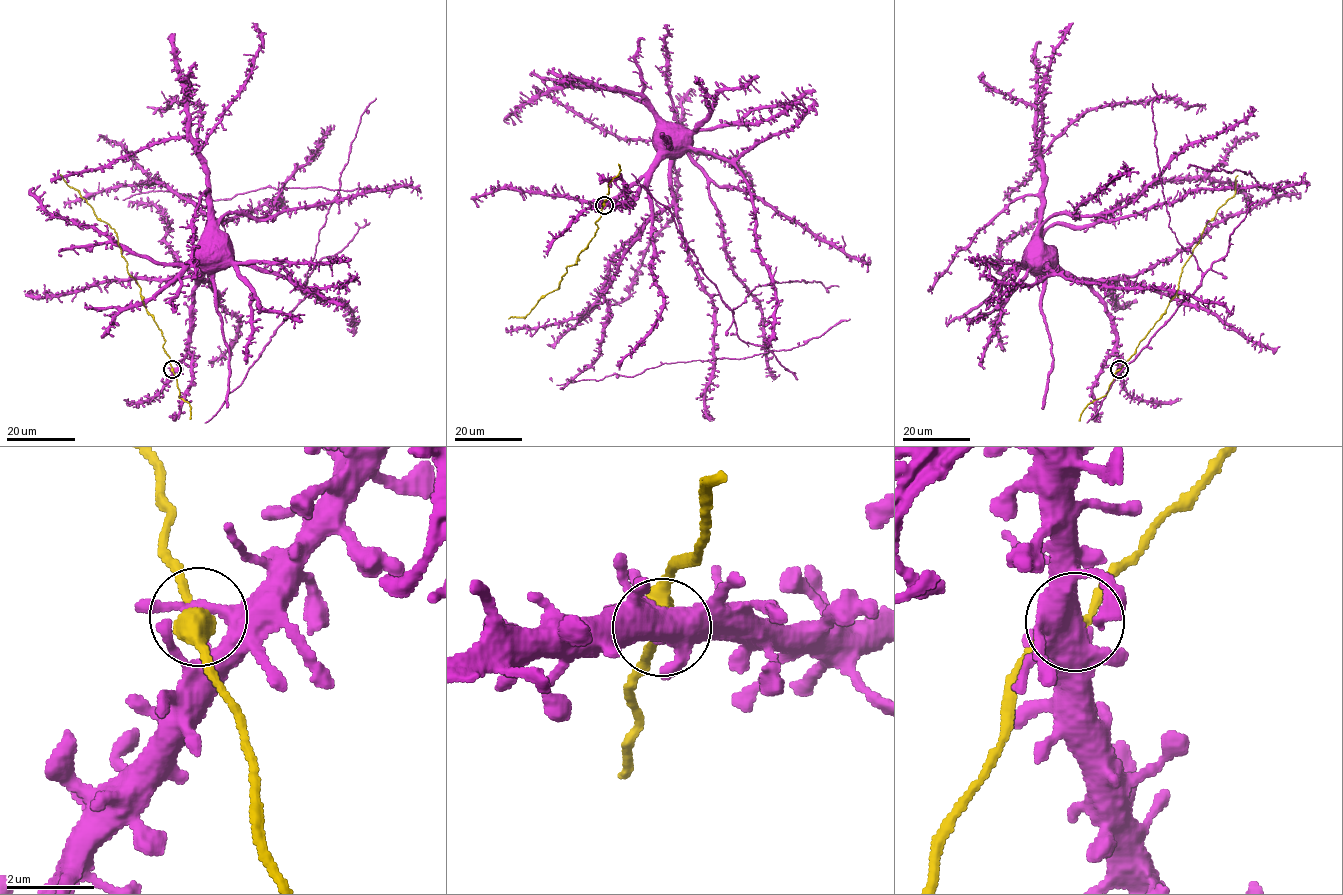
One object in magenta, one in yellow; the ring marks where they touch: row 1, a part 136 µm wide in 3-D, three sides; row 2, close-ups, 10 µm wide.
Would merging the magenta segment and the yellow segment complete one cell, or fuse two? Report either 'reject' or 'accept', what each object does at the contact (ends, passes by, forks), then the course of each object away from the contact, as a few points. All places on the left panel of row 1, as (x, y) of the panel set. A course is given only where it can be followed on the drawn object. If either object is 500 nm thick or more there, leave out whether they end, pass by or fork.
accept; magenta passes by; yellow passes by; magenta runs (173, 369), (186, 352), (194, 289), (211, 263), (207, 261), (208, 256); yellow runs (173, 369), (162, 346), (162, 333), (146, 310), (140, 286), (128, 273), (116, 232), (99, 220), (60, 174)

